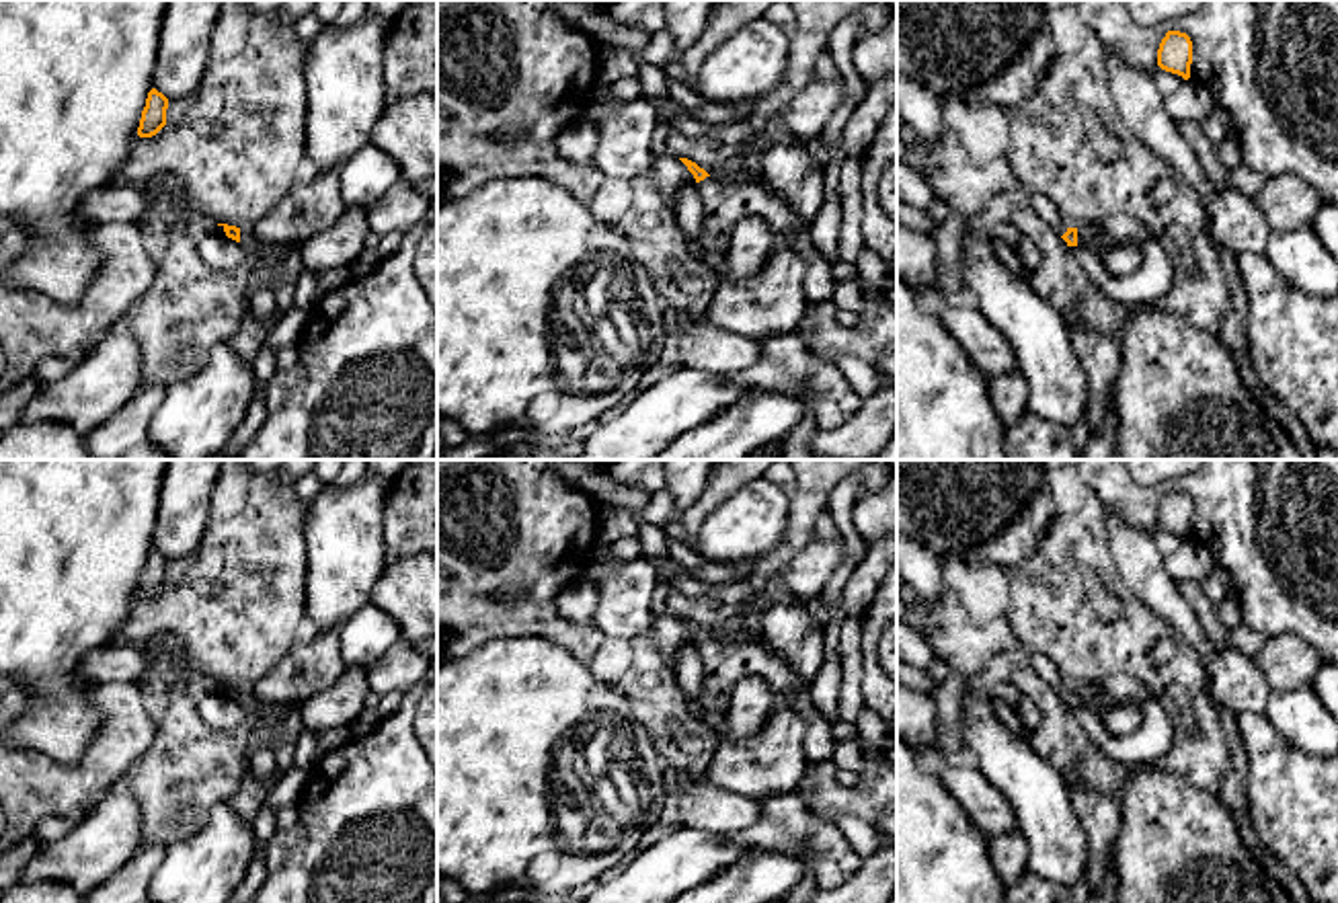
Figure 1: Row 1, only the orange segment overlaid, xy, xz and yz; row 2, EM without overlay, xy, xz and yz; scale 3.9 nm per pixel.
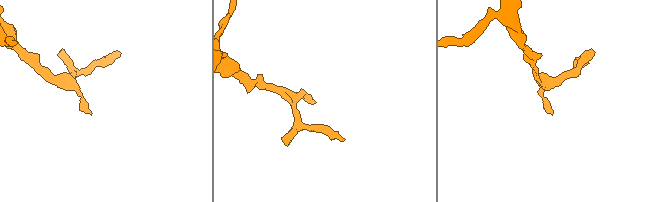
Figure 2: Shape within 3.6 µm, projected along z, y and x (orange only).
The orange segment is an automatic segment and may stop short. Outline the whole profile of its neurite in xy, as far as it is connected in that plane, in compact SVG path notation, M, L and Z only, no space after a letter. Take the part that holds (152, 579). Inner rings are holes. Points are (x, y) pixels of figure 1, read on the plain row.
M152 548L142 571L137 595L152 597L166 585L168 558Z

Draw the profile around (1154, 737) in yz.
M1155 698L1141 700L1141 724L1123 735L1112 735L1100 716L1084 706L1069 706L1081 731L1094 747L1106 757L1120 763L1153 763L1157 757L1168 755L1174 745L1172 720L1166 706Z

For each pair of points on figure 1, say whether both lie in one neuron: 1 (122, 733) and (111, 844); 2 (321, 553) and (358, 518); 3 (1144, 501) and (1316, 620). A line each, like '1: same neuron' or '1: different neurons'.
1: different neurons
2: same neuron
3: same neuron

